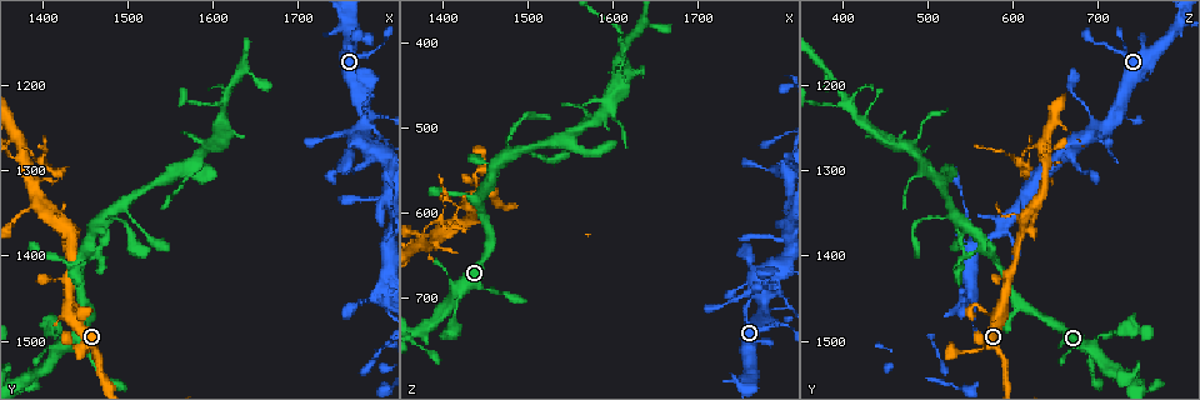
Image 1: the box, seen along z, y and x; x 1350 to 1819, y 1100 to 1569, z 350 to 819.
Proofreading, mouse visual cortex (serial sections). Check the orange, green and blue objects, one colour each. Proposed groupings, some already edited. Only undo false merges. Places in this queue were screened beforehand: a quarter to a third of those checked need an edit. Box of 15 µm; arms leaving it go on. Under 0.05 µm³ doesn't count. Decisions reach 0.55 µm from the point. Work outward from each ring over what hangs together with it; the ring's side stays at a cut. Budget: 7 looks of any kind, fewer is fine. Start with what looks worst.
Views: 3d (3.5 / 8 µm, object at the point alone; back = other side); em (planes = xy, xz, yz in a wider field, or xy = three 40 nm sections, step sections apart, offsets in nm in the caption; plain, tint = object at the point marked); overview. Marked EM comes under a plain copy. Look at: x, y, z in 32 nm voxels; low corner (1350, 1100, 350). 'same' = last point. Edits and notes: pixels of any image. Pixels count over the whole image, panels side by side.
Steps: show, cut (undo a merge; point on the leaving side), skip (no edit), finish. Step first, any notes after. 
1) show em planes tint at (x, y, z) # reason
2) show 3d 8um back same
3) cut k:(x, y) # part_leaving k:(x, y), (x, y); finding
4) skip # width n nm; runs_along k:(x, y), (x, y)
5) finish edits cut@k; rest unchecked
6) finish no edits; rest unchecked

show 3d 3.5um back at (1450, 1405, 545) # thin neck

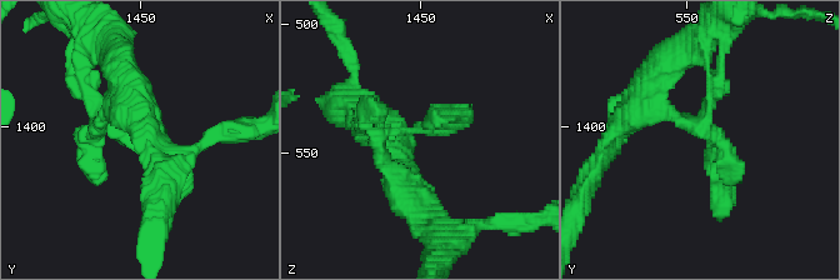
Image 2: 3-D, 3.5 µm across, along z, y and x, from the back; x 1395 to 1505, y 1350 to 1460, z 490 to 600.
show em xy step 5 tint at (1455, 1405, 541)

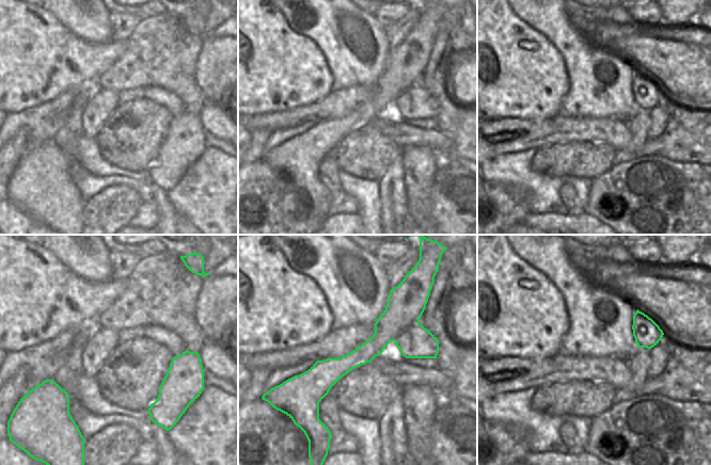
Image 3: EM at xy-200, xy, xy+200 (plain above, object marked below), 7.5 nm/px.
show em xy step 2 tint same # another direction

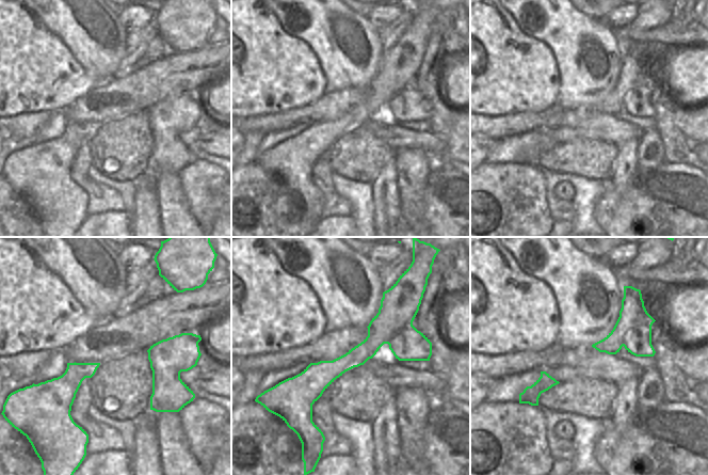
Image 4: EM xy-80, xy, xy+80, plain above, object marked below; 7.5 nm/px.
skip # runs_along 2:(663, 109), (708, 129), (720, 205); all the same cell

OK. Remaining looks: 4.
show 3d 3.5um at (1615, 1220, 405)

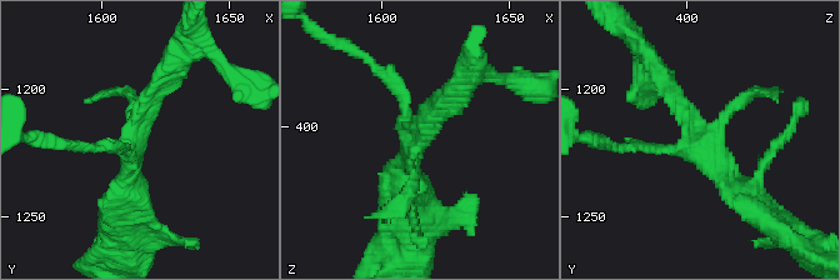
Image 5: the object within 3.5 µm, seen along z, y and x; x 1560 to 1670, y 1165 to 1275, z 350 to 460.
show em planes tint at (1613, 1222, 407)

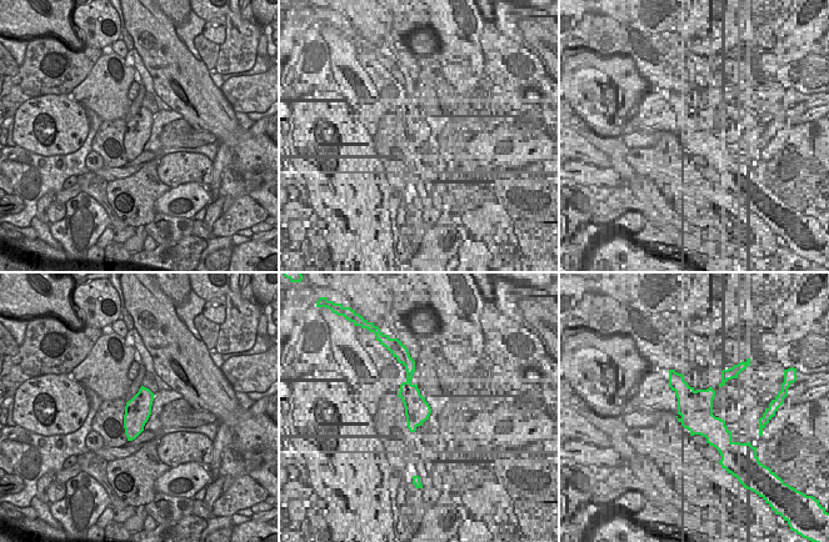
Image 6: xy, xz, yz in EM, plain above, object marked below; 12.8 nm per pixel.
skip # one cell here

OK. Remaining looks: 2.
show 3d 3.5um at (1780, 1250, 695) # four or more arms meet

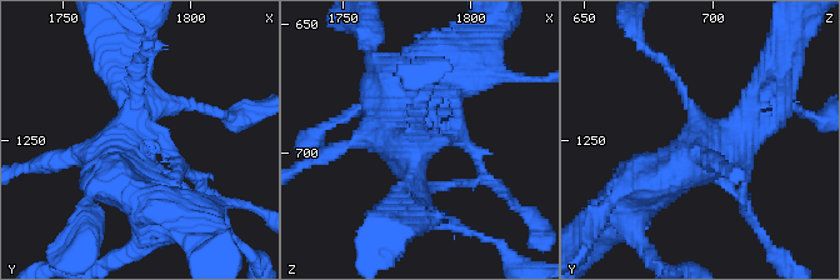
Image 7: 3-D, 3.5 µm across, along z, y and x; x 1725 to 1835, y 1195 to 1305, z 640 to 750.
show em planes tint at (1776, 1252, 697)

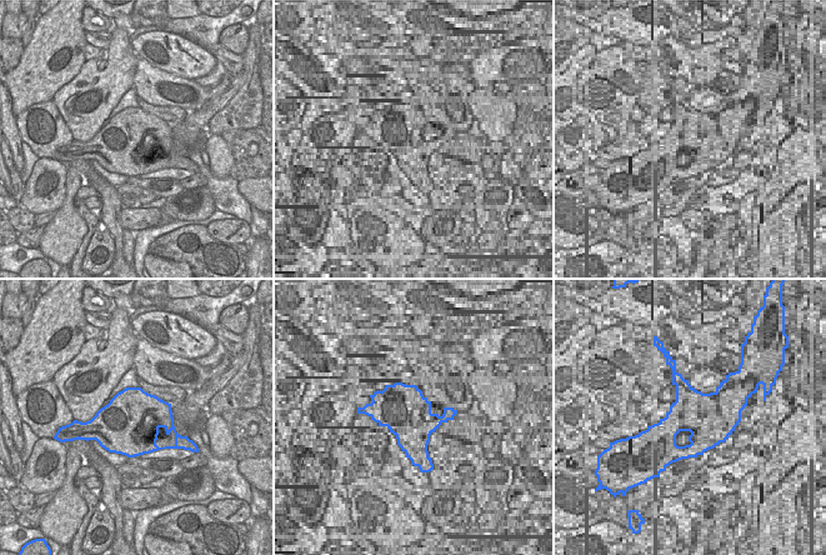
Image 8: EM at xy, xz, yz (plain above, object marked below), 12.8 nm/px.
skip # runs_along 7:(775, 99), (650, 188); all the same cell

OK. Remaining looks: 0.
finish no edits; rest unchecked

